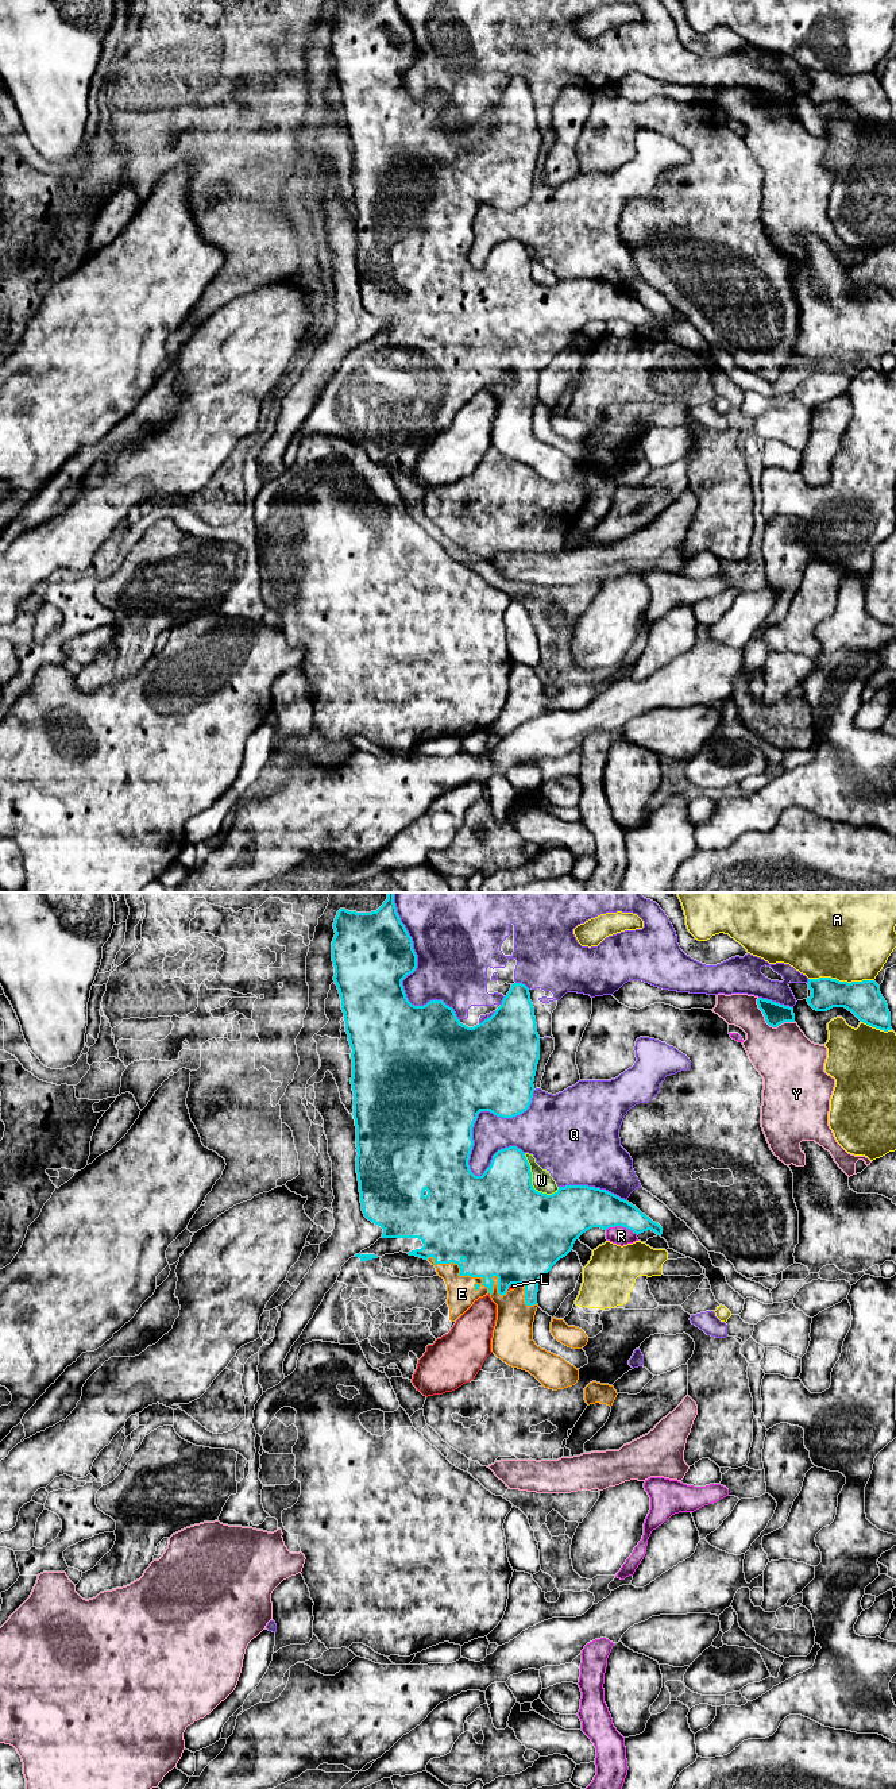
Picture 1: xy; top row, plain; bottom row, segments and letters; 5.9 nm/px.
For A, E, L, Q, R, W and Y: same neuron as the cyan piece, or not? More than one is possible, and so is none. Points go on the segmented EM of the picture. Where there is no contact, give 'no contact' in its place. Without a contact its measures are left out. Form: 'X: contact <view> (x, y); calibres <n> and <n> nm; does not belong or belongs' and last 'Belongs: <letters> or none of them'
A: contact xy (841, 982); calibres 220 and 480 nm; does not belong
E: contact xy (481, 1276); calibres 460 and 170 nm; belongs
L: contact xy (512, 1283); calibres 480 and 30 nm; does not belong
Q: contact xy (481, 1110); calibres 500 and 220 nm; does not belong
R: contact xy (621, 1225); calibres 260 and 110 nm; does not belong
W: contact xy (530, 1182); calibres 480 and 130 nm; does not belong
Y: contact xy (768, 1024); calibres 130 and 360 nm; does not belong
Belongs: E

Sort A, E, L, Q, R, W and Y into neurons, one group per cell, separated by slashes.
A / E / L / Q / R / W / Y

